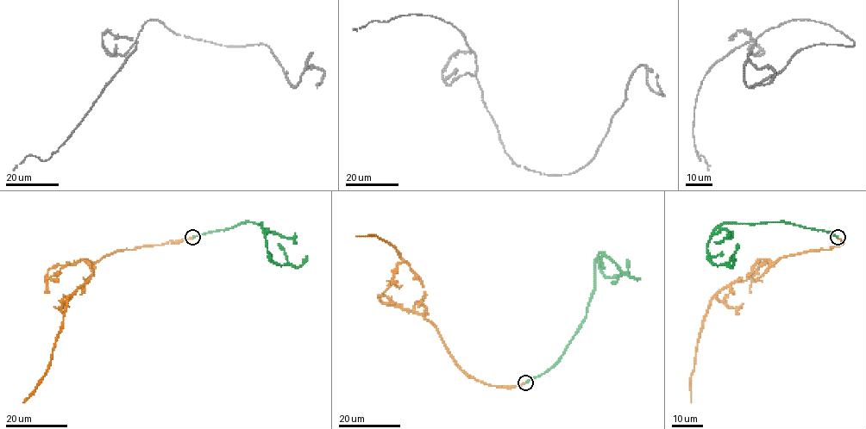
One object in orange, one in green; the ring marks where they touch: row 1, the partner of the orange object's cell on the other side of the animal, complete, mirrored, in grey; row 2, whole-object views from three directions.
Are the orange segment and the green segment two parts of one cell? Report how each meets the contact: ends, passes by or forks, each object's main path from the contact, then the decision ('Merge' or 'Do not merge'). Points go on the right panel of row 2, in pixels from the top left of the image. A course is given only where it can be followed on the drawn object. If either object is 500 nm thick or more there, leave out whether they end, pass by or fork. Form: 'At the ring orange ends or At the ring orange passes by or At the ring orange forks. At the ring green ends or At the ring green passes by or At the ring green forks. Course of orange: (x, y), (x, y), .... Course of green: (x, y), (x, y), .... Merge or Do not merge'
At the ring orange ends. At the ring green ends. Course of orange: (837, 238), (841, 244), (829, 249), (773, 263), (761, 259), (712, 299), (696, 349), (691, 402). Course of green: (837, 237), (822, 230), (783, 222), (722, 223), (707, 245), (707, 258), (715, 264), (728, 262), (737, 244). Do not merge

